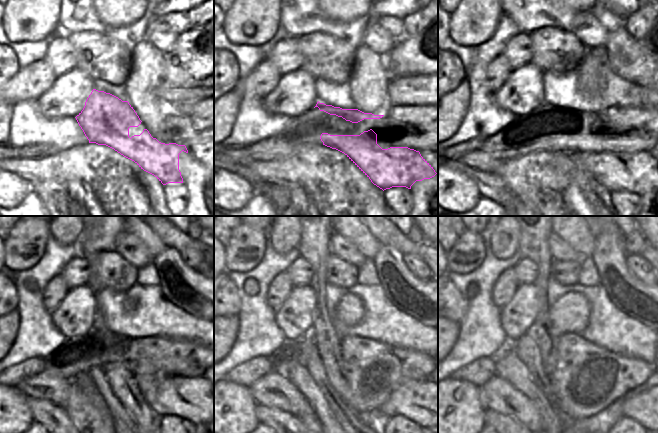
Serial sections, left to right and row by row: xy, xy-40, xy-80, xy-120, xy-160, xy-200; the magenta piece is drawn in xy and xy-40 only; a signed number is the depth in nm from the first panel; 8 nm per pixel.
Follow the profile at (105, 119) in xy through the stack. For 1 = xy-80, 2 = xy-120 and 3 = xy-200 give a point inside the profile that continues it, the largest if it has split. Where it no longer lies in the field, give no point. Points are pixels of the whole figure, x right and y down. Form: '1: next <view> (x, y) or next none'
1: next xy-80 (639, 173)
2: next xy-120 (193, 398)
3: next xy-200 (641, 407)

